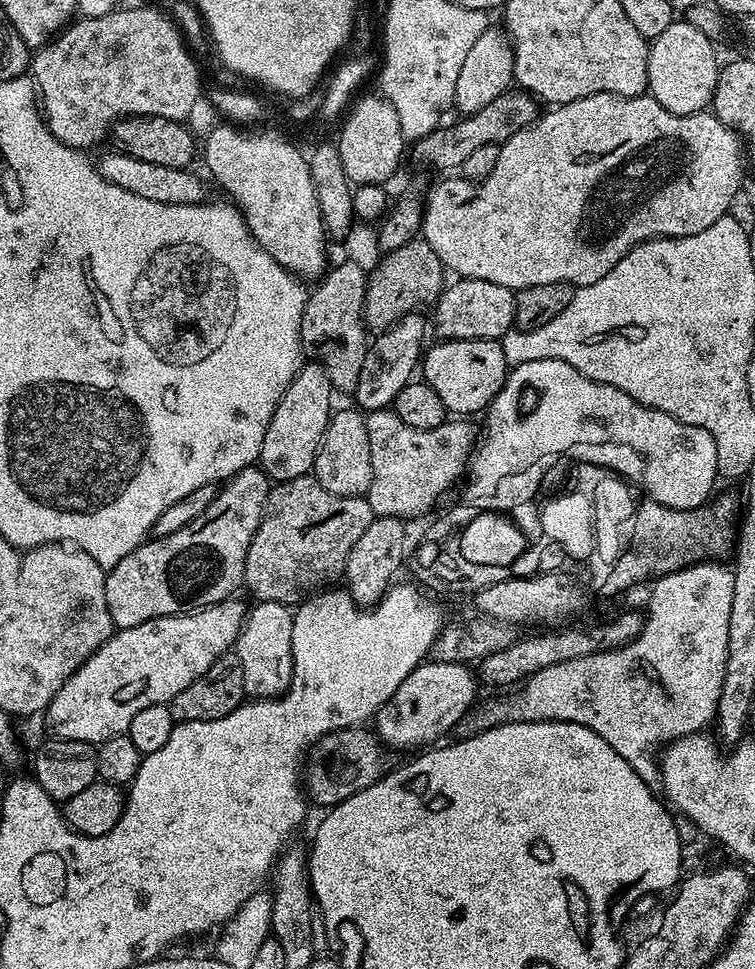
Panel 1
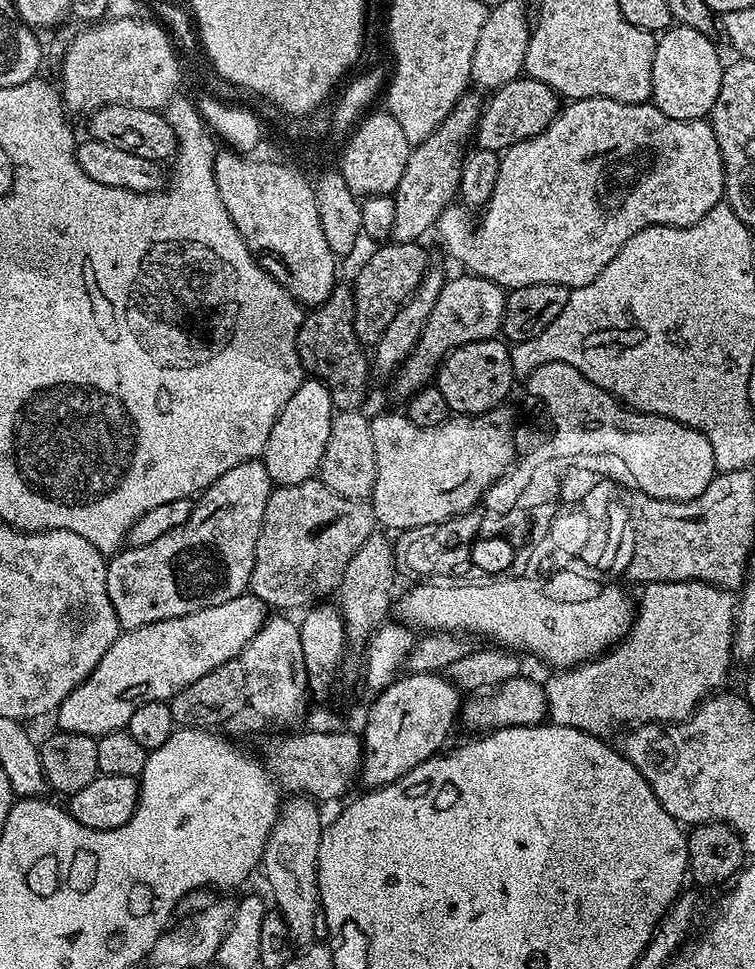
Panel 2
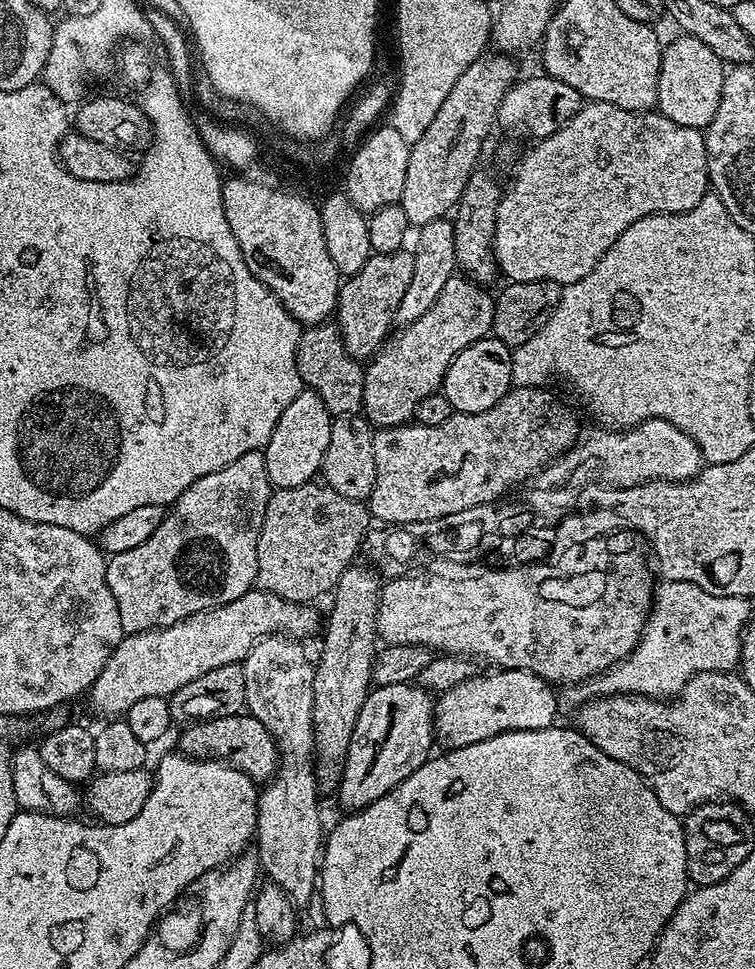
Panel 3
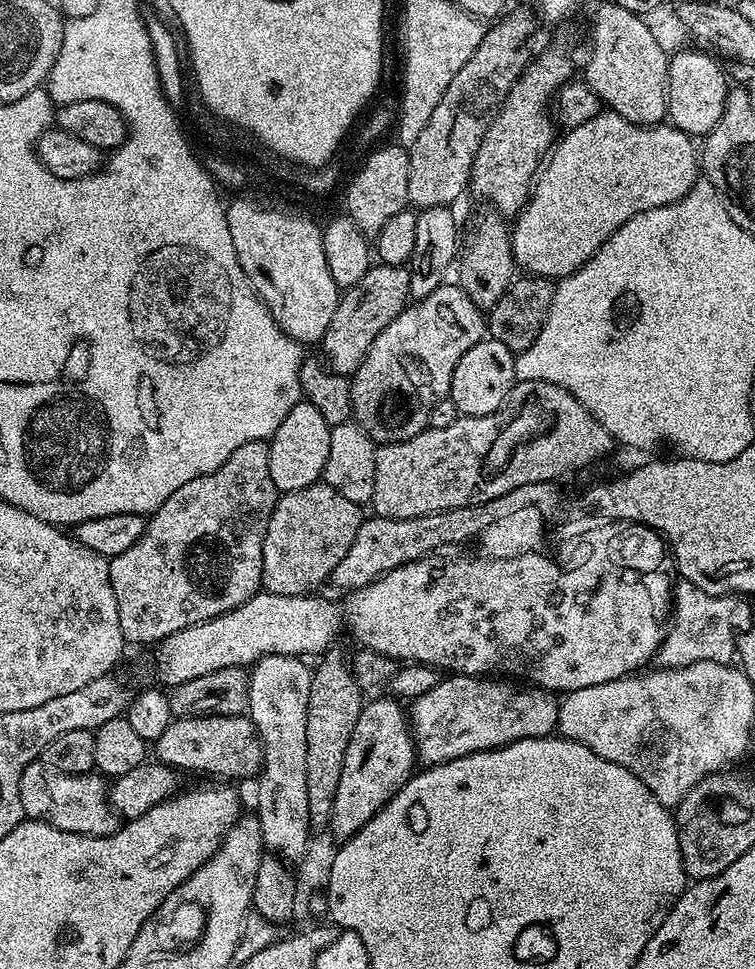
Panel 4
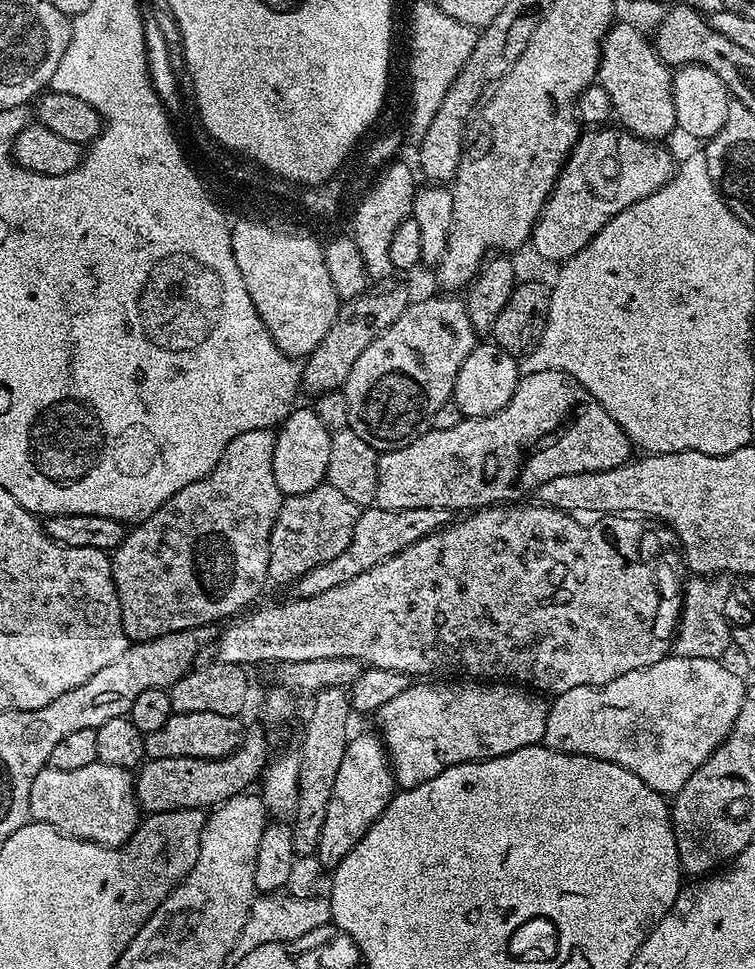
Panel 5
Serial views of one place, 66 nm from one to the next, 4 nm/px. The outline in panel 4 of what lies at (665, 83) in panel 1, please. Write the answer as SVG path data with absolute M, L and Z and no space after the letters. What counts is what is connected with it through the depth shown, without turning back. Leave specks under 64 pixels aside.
M680 52L668 61L667 119L672 127L693 138L707 136L718 118L722 118L722 110L728 100L730 84L725 69L723 72L719 64L721 61L715 55L712 56L707 56L704 52Z

